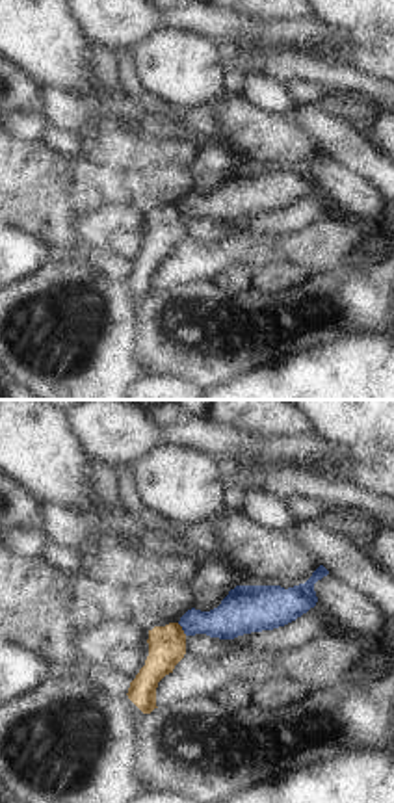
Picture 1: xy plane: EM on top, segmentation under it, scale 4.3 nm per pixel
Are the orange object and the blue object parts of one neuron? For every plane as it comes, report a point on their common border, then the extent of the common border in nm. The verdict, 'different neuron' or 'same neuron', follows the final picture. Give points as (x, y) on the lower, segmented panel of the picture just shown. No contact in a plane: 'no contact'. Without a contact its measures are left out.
contact (181, 629); length 70 nm

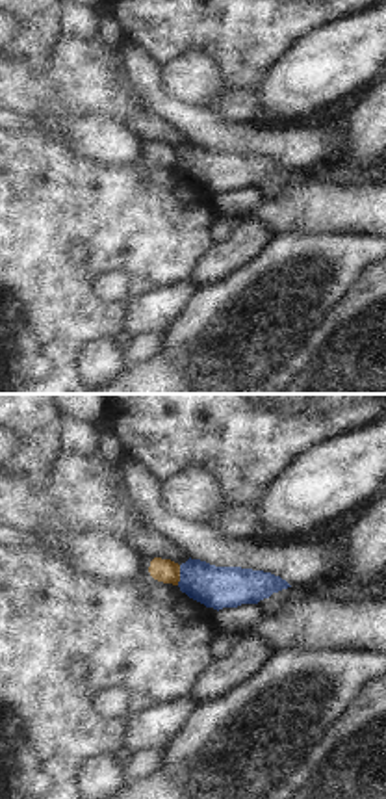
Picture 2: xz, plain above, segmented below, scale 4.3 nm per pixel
contact (179, 575); length 90 nm

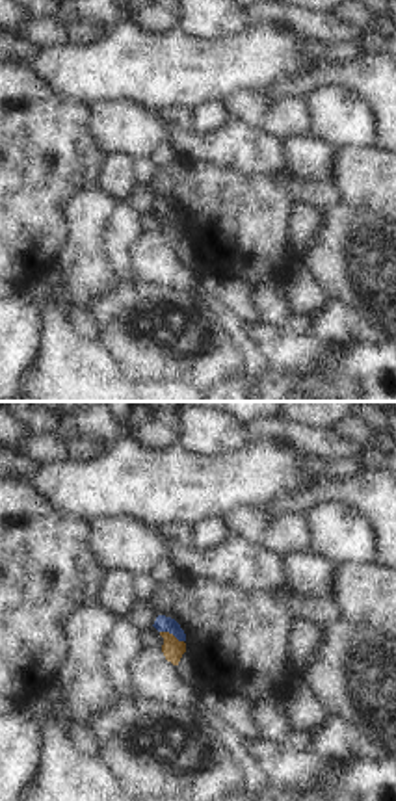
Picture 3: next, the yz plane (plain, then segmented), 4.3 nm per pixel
contact (171, 634); length 120 nm

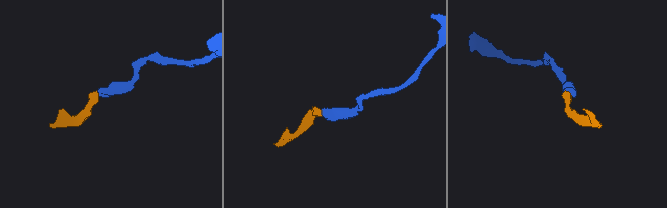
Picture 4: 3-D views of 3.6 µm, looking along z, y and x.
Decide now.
different neuron

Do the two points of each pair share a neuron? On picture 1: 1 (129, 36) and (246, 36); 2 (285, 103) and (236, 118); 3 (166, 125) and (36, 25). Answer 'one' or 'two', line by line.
1: one
2: two
3: one

